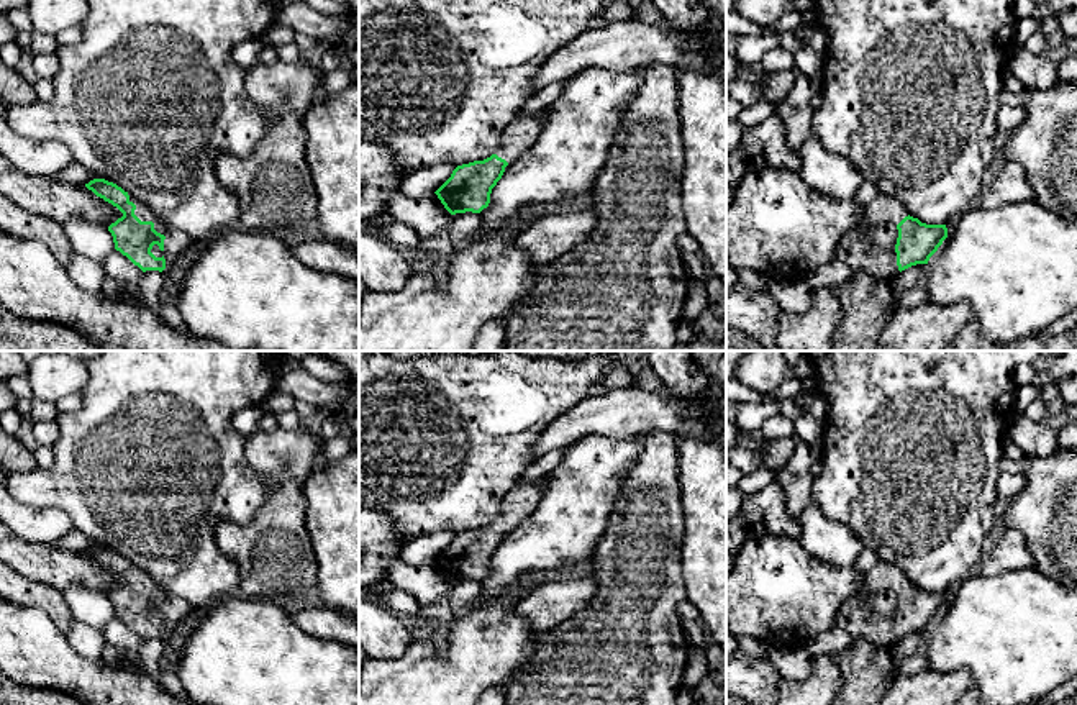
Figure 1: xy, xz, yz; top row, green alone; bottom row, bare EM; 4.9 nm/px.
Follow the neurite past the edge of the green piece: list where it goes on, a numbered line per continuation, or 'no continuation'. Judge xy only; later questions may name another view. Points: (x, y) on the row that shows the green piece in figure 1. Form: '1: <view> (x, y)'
1: xy (176, 241)

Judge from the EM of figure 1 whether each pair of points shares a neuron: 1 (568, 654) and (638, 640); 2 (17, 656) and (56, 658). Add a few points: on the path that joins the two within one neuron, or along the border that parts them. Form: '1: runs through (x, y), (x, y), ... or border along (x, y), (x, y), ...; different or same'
1: runs through (586, 654), (620, 654); same
2: runs through (27, 656), (46, 658); same

